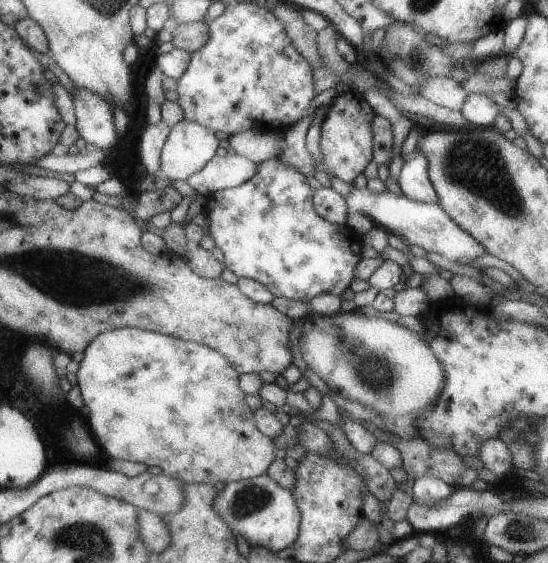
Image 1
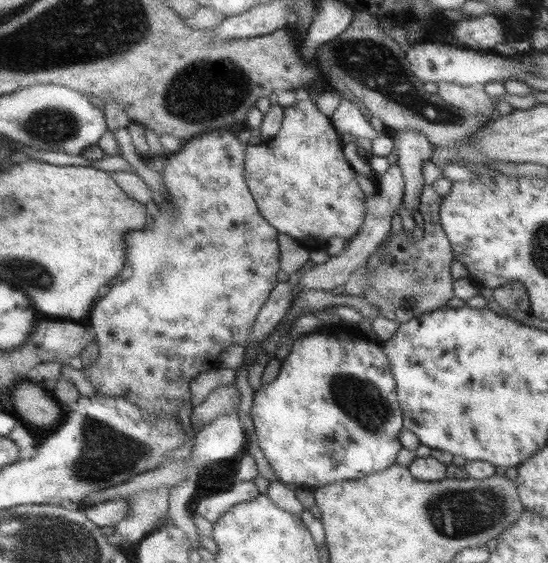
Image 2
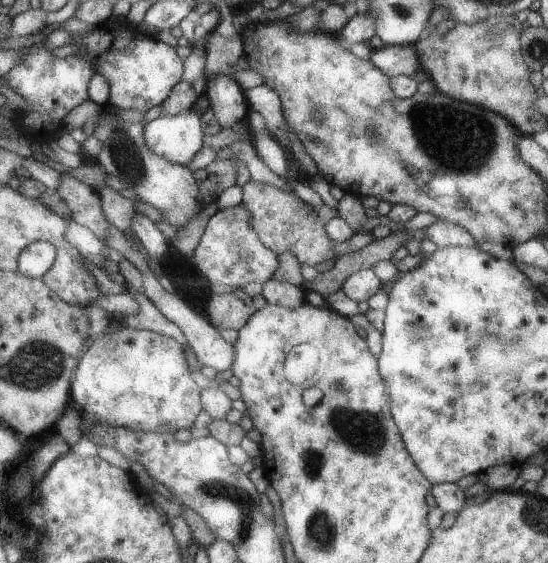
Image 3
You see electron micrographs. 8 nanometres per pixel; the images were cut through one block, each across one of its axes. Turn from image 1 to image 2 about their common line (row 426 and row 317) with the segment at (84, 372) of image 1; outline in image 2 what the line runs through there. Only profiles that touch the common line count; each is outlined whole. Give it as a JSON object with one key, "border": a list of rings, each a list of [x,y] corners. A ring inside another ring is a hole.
{"border":[[[230,128],[218,129],[216,131],[211,131],[210,133],[188,139],[184,142],[182,149],[165,157],[165,171],[162,174],[166,188],[168,188],[168,192],[170,192],[170,194],[168,194],[168,198],[170,198],[170,200],[166,200],[166,198],[164,198],[164,202],[158,202],[158,204],[160,204],[160,212],[158,212],[156,216],[152,216],[152,218],[150,218],[150,222],[148,222],[147,220],[146,230],[138,230],[138,232],[134,232],[134,234],[128,234],[128,236],[126,236],[126,246],[128,246],[127,265],[130,266],[132,270],[132,277],[128,278],[128,280],[118,278],[116,281],[113,281],[110,284],[110,291],[108,292],[108,294],[102,298],[97,299],[95,305],[93,306],[93,309],[91,310],[91,313],[88,316],[91,324],[90,330],[92,330],[96,334],[96,341],[99,346],[99,357],[98,360],[95,360],[95,362],[91,364],[91,366],[84,366],[82,370],[87,374],[88,380],[90,380],[90,382],[95,386],[95,389],[97,390],[96,393],[102,393],[111,397],[129,398],[130,400],[133,400],[135,402],[135,405],[140,405],[143,409],[146,409],[151,413],[156,413],[161,417],[163,417],[164,415],[174,415],[175,417],[178,417],[177,412],[180,408],[181,402],[190,401],[192,408],[194,408],[193,404],[195,403],[191,402],[192,396],[190,395],[189,389],[190,381],[193,378],[196,378],[196,376],[198,376],[201,372],[205,373],[208,370],[210,371],[214,364],[218,362],[218,356],[220,356],[220,354],[222,354],[222,351],[228,348],[228,346],[247,346],[247,344],[250,342],[254,323],[257,321],[258,313],[260,312],[262,305],[267,302],[267,298],[270,296],[272,289],[277,285],[278,279],[276,278],[276,274],[278,274],[278,271],[281,269],[281,252],[279,248],[279,240],[277,237],[279,233],[278,230],[276,230],[274,226],[272,226],[260,214],[259,208],[257,207],[256,202],[254,201],[254,198],[252,197],[252,194],[248,189],[248,185],[245,179],[245,162],[246,146],[244,146],[244,144],[239,141],[238,136],[236,136],[236,134],[233,134]]]}

